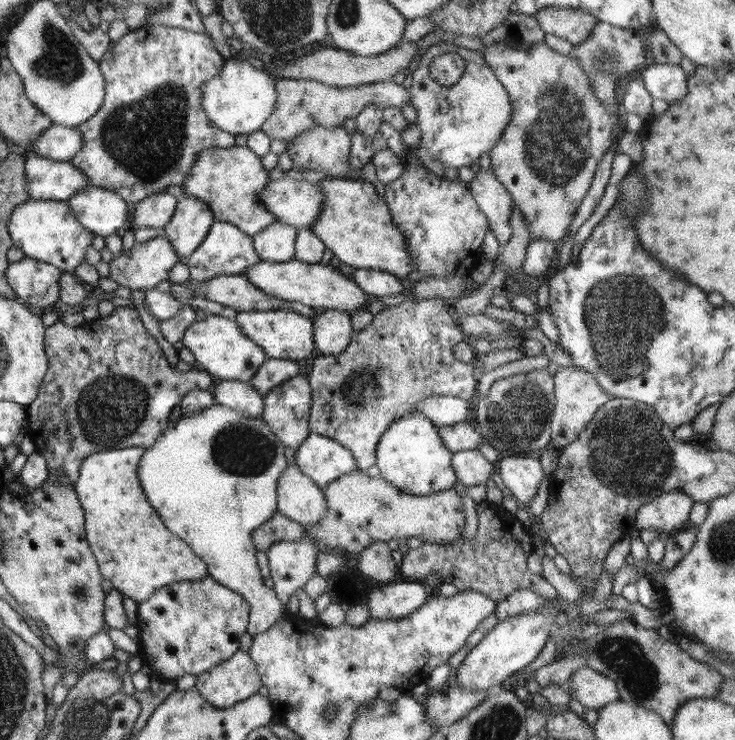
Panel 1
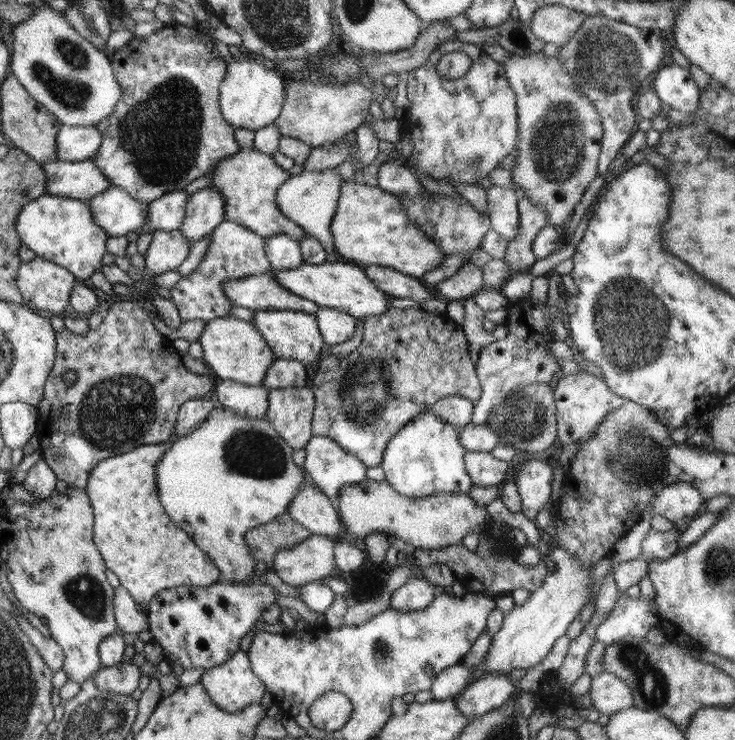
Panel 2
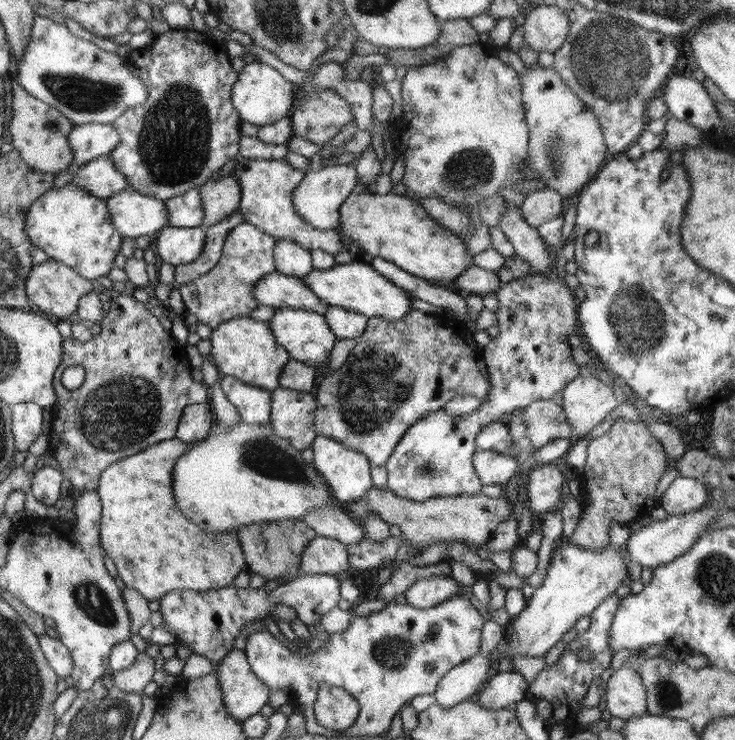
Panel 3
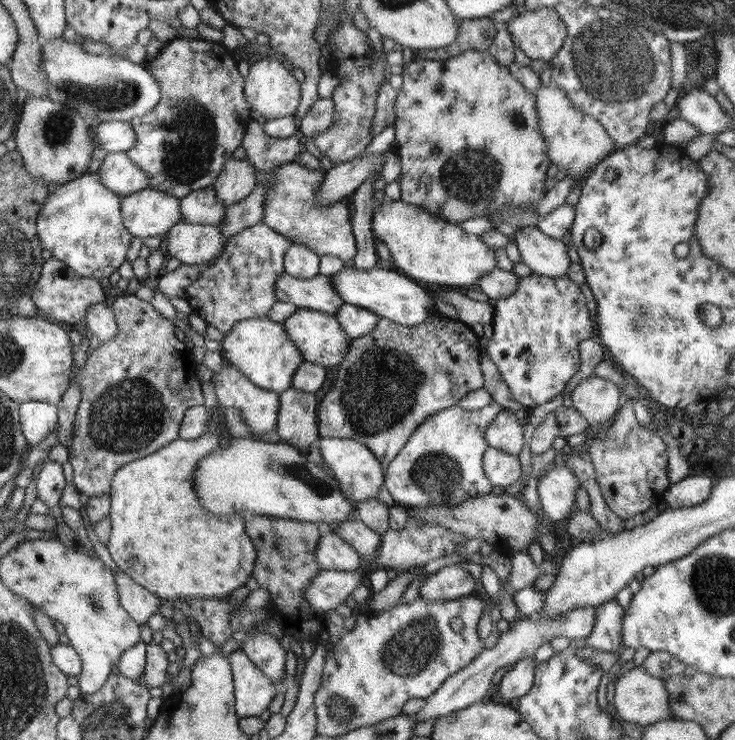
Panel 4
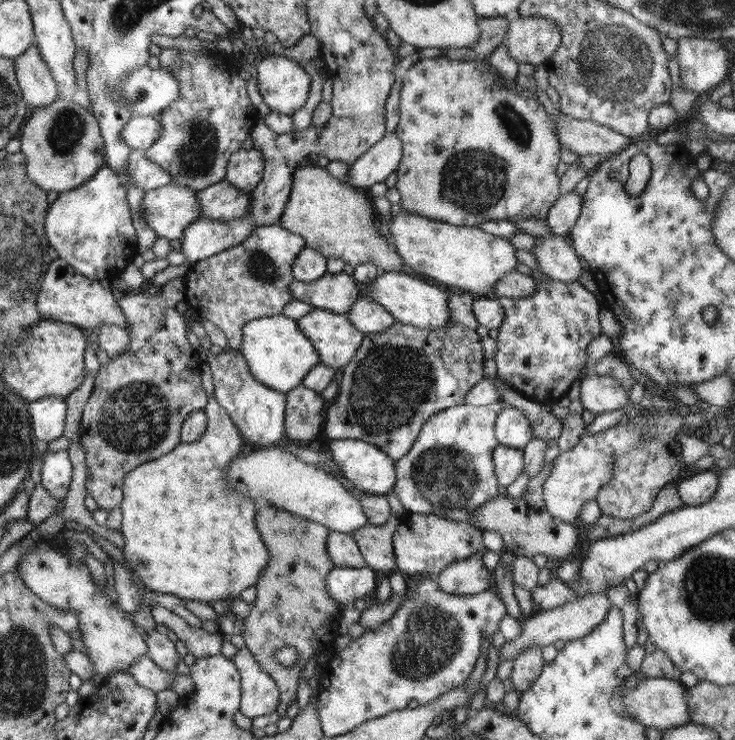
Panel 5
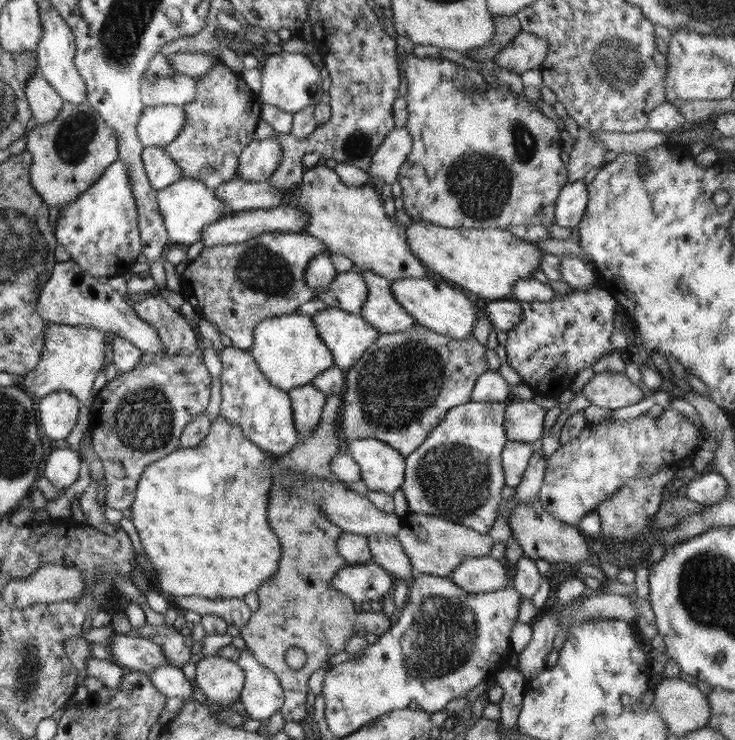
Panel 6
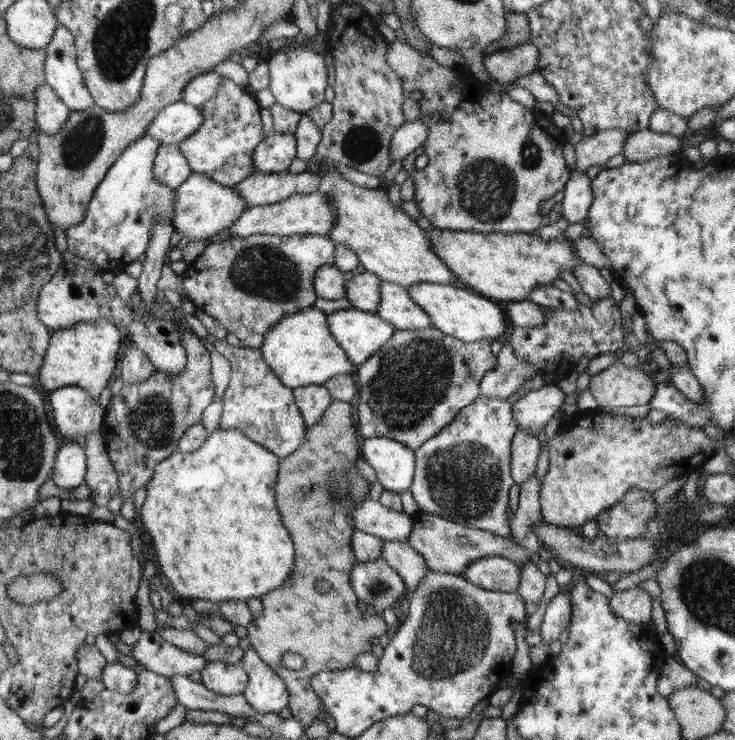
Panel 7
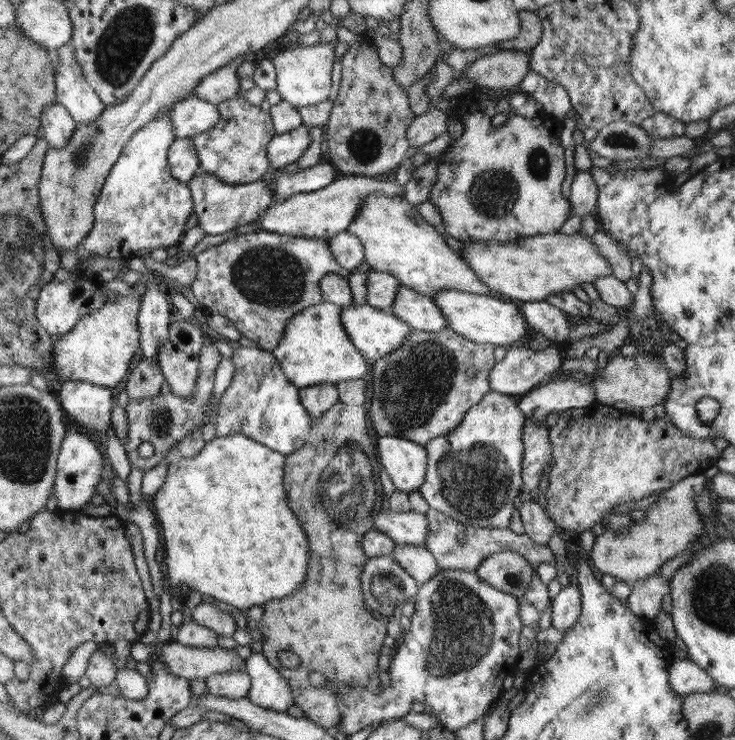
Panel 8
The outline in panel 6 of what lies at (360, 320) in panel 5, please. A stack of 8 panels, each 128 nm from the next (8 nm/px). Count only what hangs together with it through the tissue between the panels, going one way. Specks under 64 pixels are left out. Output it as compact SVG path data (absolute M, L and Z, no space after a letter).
M363 269L361 273L368 287L368 298L360 315L372 327L376 327L380 333L397 333L417 325L416 318L396 301L387 278Z

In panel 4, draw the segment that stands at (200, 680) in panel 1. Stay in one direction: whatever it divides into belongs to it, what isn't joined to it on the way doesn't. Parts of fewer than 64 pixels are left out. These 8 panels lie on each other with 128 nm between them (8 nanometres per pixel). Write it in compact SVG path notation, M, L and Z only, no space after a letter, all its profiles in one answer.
M239 648L227 655L234 679L236 716L256 717L269 710L279 691L279 685L270 681L252 659Z

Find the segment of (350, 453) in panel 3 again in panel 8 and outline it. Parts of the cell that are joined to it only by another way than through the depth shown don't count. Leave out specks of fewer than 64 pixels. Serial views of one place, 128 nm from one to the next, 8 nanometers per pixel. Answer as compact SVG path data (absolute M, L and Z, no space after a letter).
M384 435L377 437L376 451L381 467L386 469L396 490L408 494L418 491L424 484L428 468L428 451L424 445L406 438Z

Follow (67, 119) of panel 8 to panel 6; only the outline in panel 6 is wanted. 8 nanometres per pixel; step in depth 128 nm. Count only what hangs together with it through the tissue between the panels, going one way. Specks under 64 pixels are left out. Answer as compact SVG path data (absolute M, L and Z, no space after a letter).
M36 70L36 74L28 80L25 96L37 124L53 122L65 106L65 101L42 77L40 70Z

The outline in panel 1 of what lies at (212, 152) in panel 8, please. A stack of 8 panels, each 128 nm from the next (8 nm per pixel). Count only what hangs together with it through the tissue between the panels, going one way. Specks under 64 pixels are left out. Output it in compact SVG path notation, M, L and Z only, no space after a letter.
M146 24L124 34L118 42L112 40L98 62L106 82L104 105L90 121L77 127L82 131L84 145L70 162L84 171L90 184L118 193L131 206L148 196L164 193L168 186L182 184L204 150L236 145L235 135L212 123L203 108L203 87L218 77L224 62L208 32Z

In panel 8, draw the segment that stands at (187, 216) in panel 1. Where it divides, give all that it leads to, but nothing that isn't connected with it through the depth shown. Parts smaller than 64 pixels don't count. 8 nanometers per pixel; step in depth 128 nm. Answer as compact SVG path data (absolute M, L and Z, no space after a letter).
M306 125L298 126L294 130L274 135L267 149L270 169L286 167L297 163L300 156L311 146L309 128Z

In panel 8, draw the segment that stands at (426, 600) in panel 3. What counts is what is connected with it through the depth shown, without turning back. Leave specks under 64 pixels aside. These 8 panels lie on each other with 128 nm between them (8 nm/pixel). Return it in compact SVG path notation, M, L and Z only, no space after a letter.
M508 549L488 555L476 572L490 586L520 598L530 588L535 567L524 555Z

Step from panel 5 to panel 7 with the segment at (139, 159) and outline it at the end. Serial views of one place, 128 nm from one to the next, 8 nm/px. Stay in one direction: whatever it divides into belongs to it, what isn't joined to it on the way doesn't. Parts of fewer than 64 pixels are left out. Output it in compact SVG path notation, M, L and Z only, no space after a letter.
M178 144L161 145L154 164L154 175L160 183L168 187L178 188L192 174L188 160L182 155Z

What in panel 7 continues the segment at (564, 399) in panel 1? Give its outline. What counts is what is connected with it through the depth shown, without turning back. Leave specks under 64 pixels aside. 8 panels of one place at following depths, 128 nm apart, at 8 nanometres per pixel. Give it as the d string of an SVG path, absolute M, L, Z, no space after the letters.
M618 359L610 367L591 375L590 394L599 406L625 407L648 404L656 392L652 373L636 367L626 367Z

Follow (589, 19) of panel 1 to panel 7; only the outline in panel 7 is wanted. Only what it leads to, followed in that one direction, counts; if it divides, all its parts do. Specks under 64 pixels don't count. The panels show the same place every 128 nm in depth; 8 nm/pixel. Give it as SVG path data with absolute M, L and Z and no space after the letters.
M524 42L483 58L484 70L492 82L500 85L514 83L537 70L538 48L532 42Z

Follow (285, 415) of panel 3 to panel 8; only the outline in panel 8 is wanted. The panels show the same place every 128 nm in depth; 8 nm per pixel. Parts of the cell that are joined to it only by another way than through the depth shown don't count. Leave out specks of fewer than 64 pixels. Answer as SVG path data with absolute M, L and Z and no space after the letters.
M320 383L299 388L300 402L312 420L320 418L339 401L336 385Z

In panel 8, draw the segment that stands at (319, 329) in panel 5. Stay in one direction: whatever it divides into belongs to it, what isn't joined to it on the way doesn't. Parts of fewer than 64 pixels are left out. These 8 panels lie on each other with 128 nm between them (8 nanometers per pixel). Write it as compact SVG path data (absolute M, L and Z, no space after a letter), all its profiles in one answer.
M368 303L343 307L340 319L342 319L342 325L344 325L348 337L352 339L352 343L371 363L388 357L388 354L394 352L396 348L400 348L404 344L404 338L408 338L413 330L408 323L401 321L389 309L377 309Z

